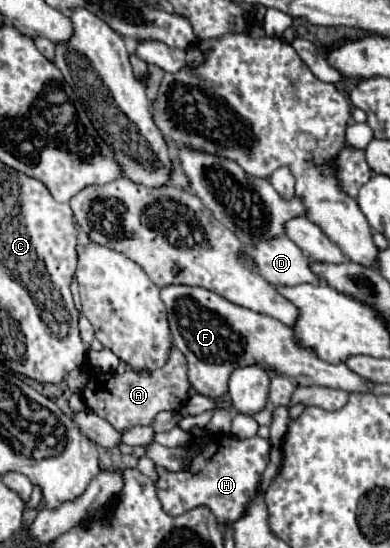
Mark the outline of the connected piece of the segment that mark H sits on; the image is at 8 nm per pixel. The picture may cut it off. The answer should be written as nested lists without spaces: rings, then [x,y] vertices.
[[[232,434],[210,436],[206,442],[202,442],[200,452],[188,462],[188,468],[169,472],[162,466],[156,466],[158,480],[154,482],[154,486],[158,500],[162,508],[173,516],[204,506],[214,514],[218,526],[224,528],[246,516],[248,504],[258,494],[258,484],[268,464],[268,452],[270,442],[260,436],[246,440],[240,440]]]

